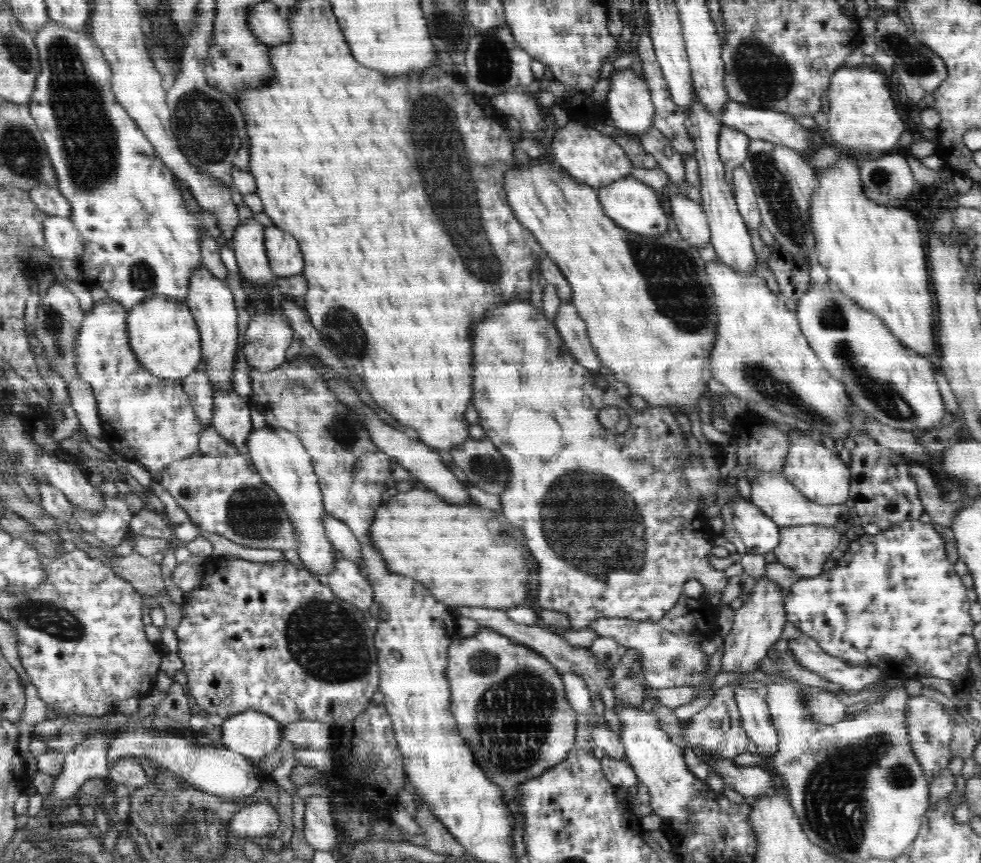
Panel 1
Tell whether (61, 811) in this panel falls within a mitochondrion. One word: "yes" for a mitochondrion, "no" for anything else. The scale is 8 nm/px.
no

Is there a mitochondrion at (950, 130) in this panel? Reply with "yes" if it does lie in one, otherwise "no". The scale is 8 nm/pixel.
no

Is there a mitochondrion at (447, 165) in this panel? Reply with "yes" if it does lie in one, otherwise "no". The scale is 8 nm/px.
yes

